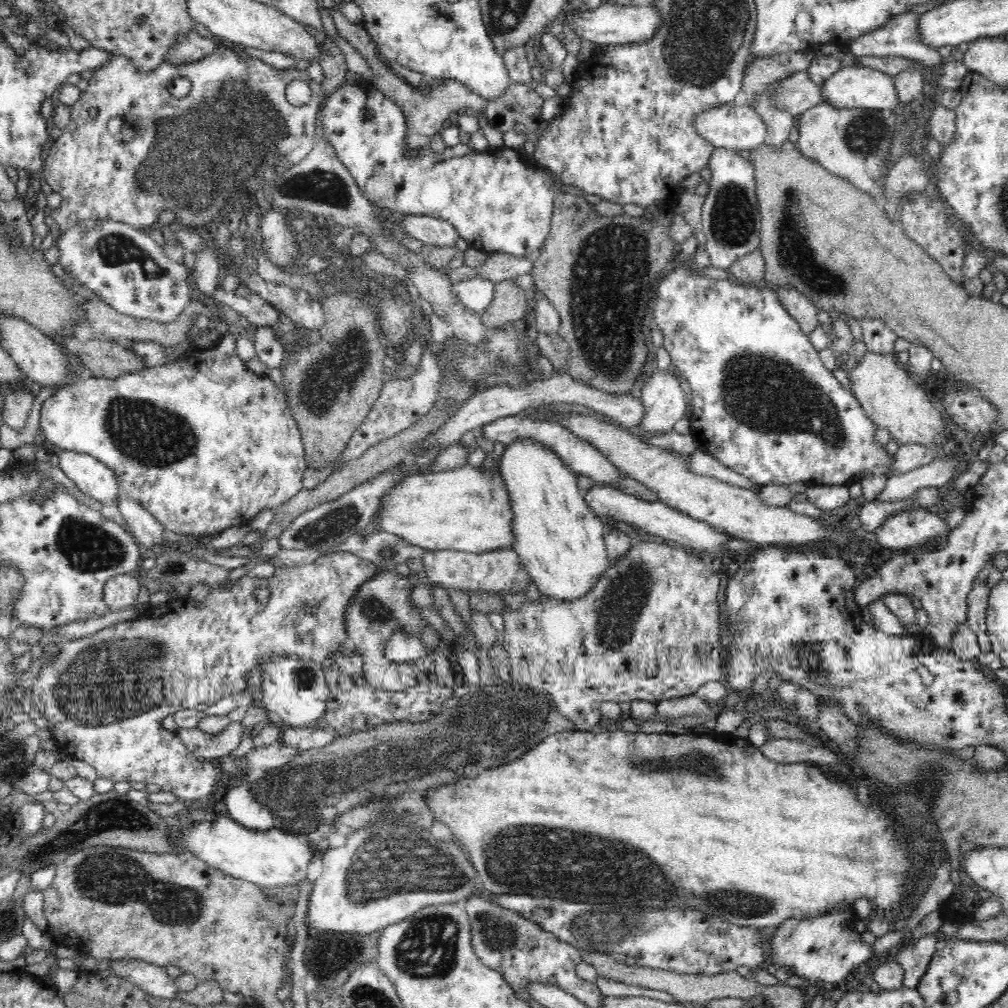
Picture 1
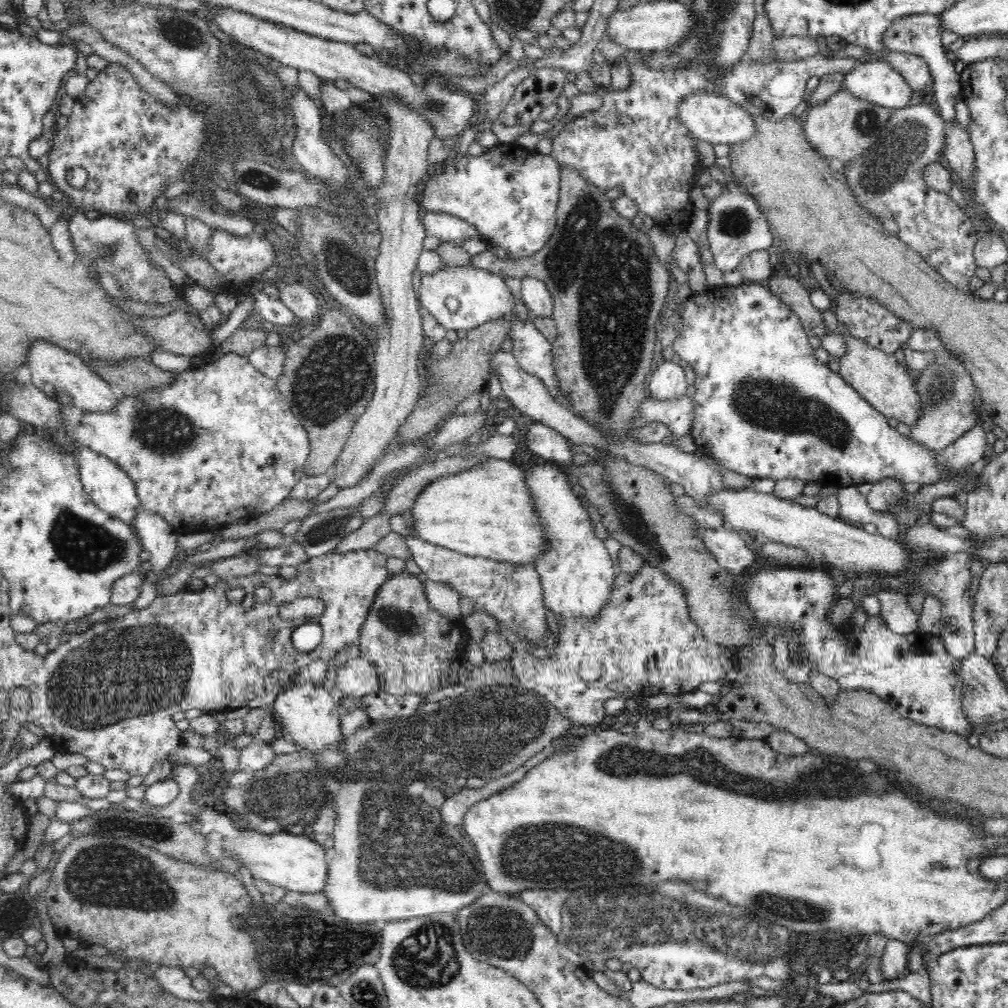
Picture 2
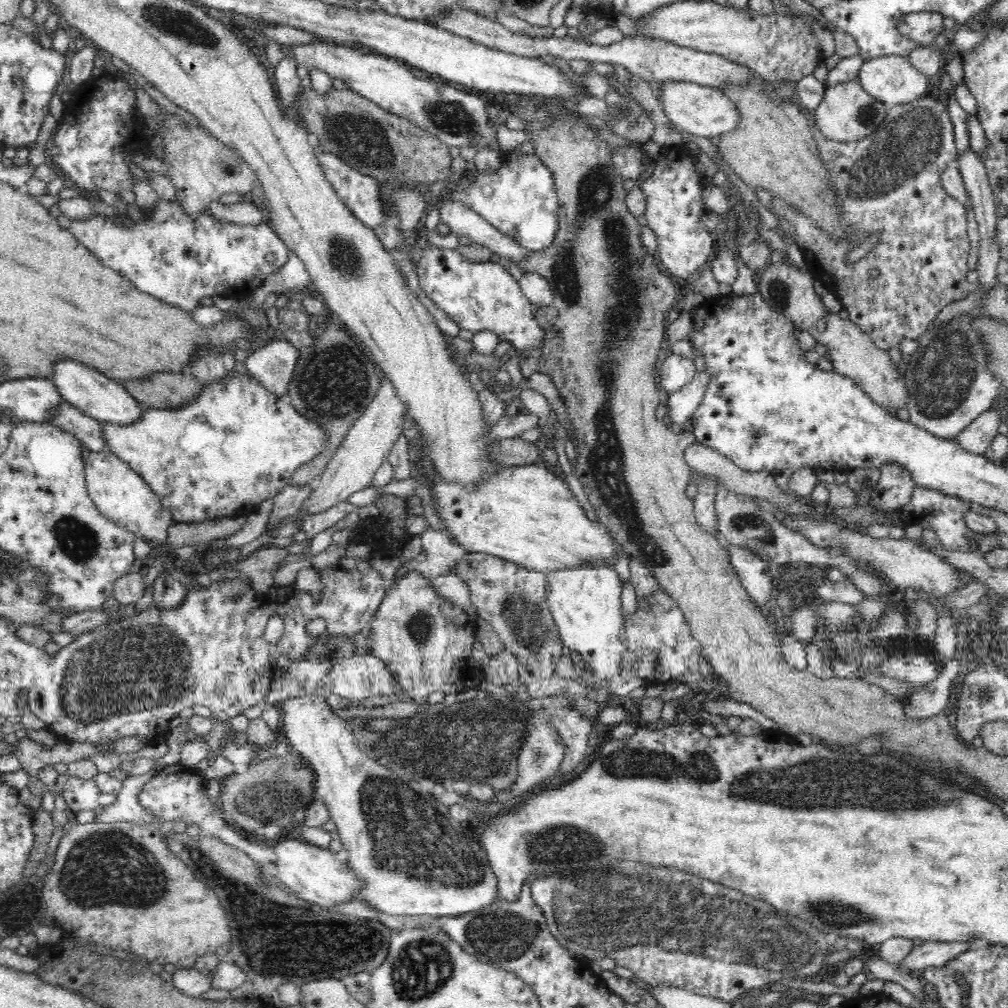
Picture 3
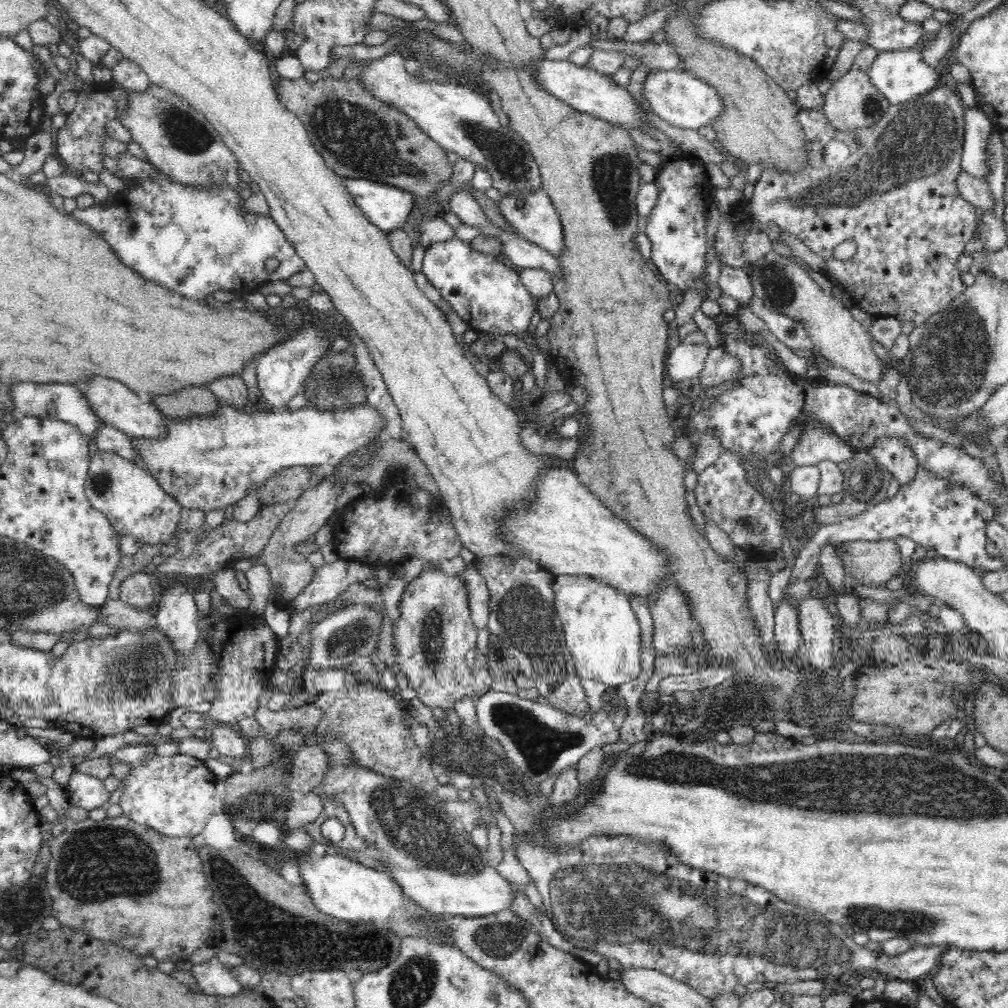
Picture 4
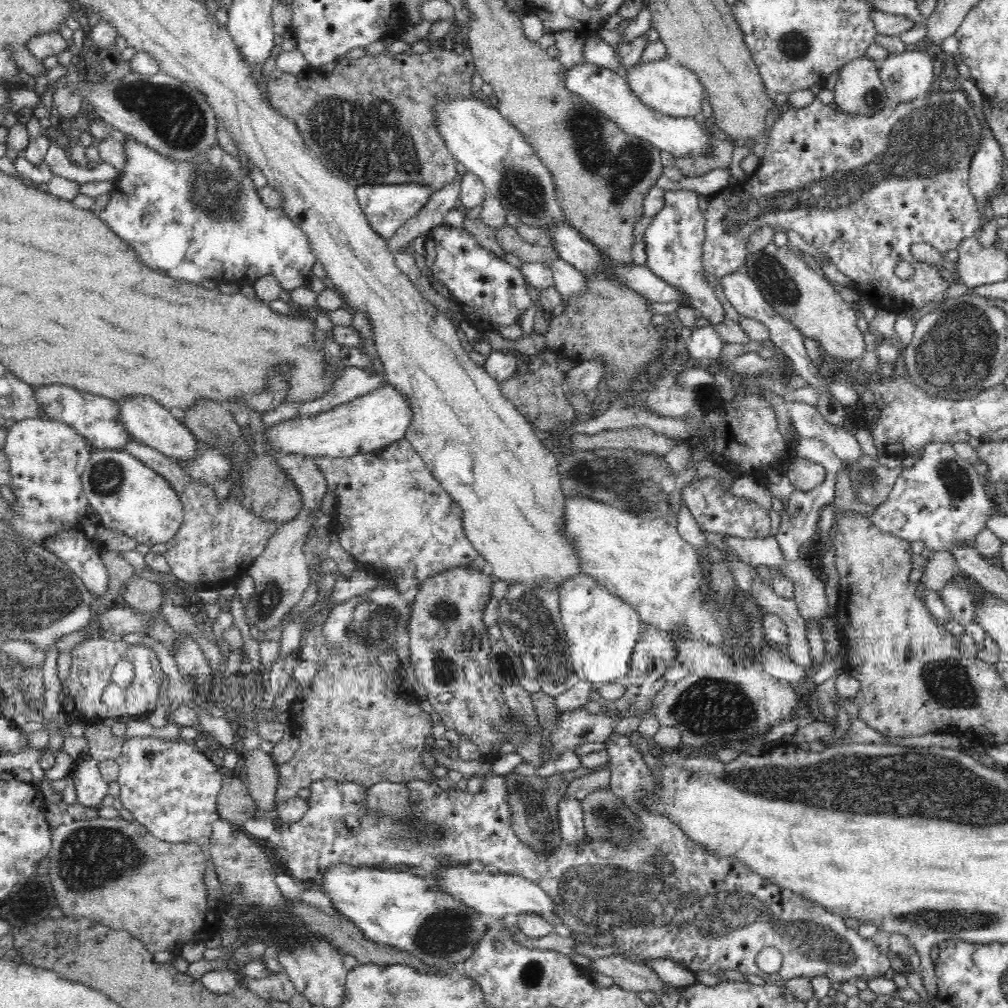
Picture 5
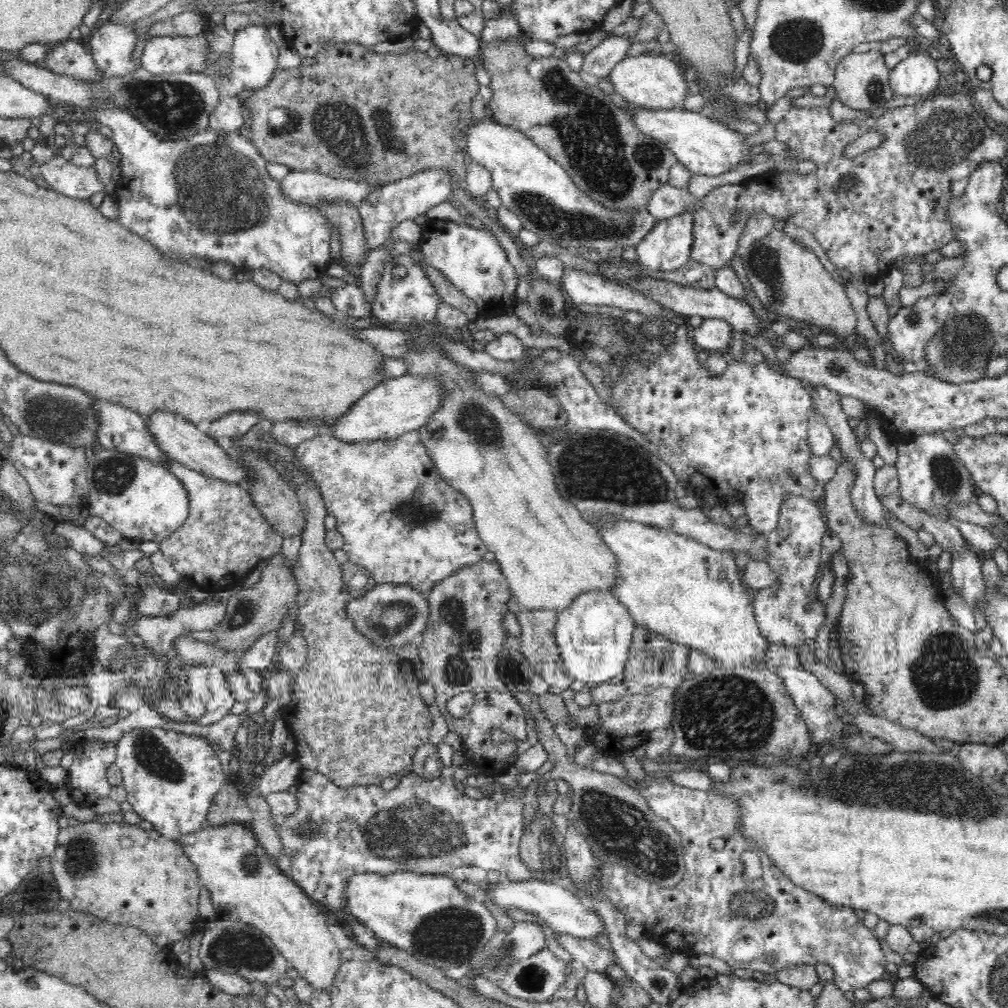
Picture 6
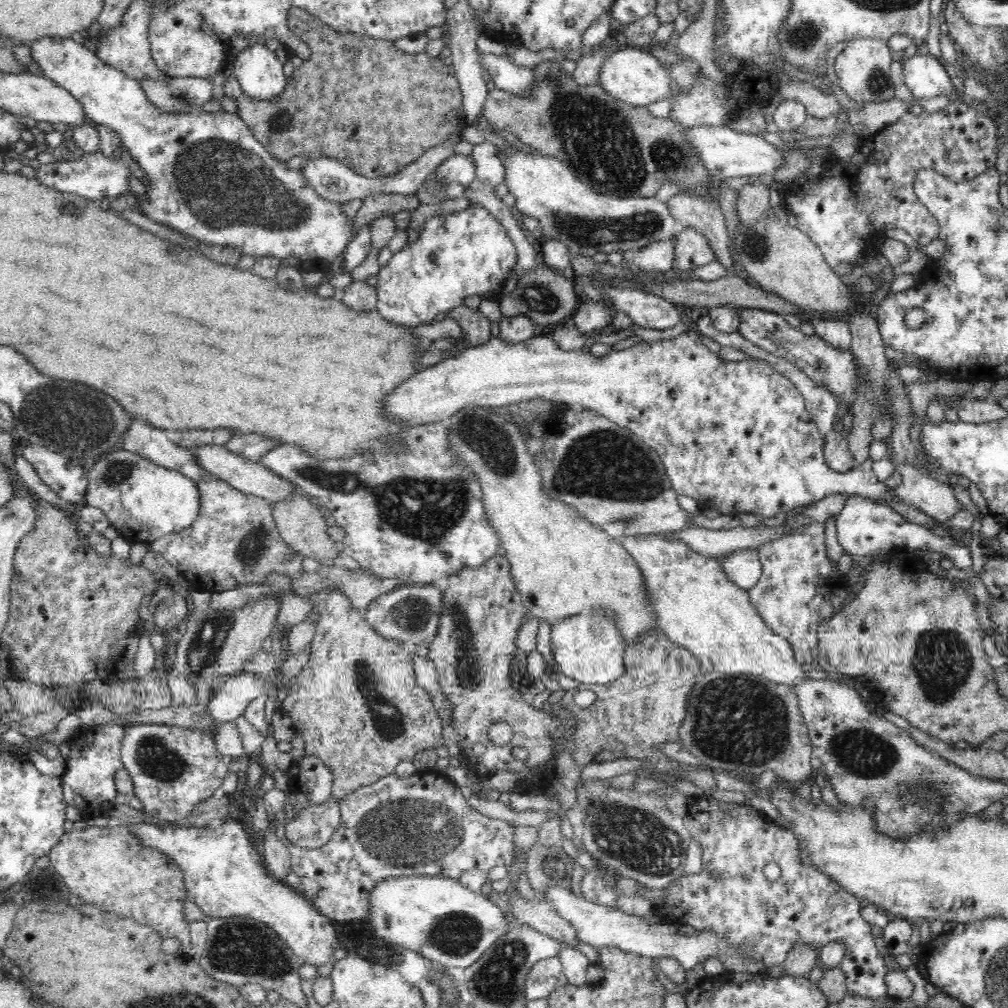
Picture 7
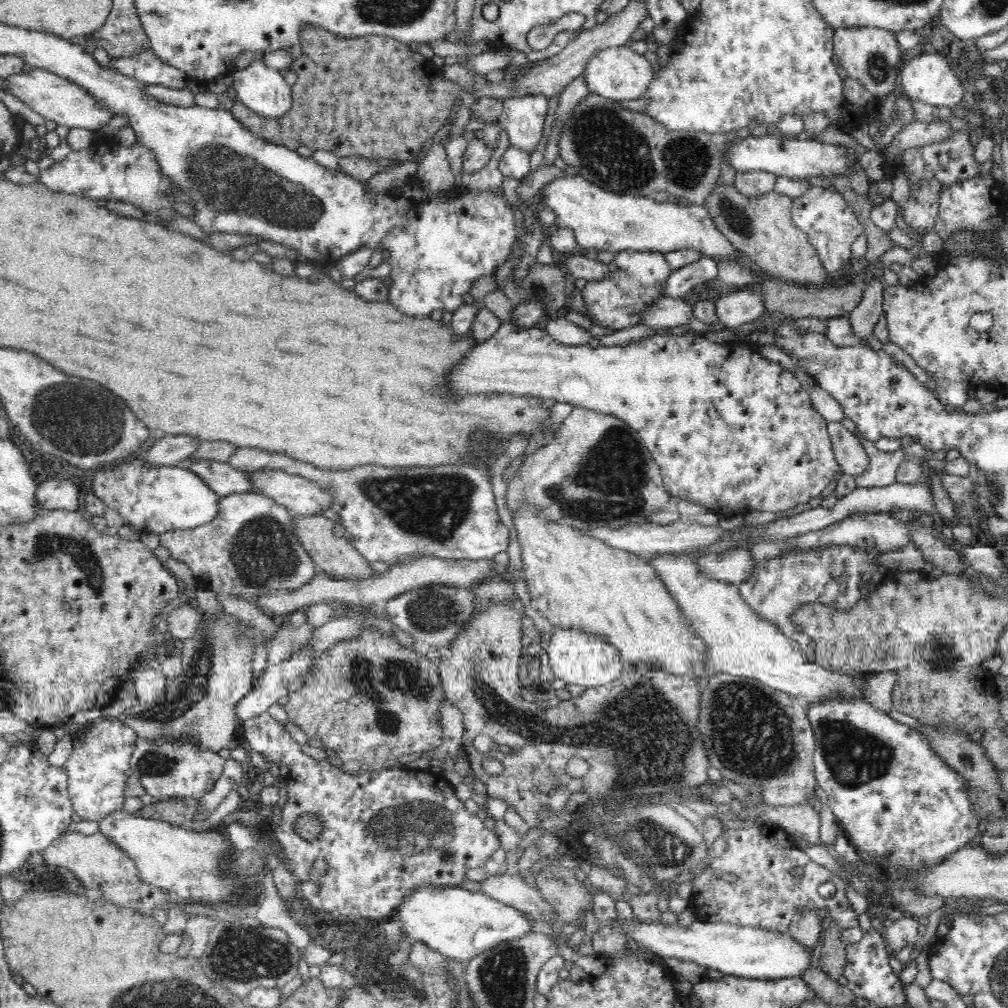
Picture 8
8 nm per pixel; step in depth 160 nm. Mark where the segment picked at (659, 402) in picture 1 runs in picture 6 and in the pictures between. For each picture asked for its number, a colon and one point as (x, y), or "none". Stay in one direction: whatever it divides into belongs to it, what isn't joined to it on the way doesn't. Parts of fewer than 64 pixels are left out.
2: (668, 381)
3: (676, 371)
4: (686, 361)
5: (705, 342)
6: (714, 334)

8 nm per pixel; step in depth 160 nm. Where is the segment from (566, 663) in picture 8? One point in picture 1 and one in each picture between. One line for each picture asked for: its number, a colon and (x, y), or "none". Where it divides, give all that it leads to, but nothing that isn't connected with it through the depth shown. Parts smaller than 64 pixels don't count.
1: (561, 541)
2: (577, 573)
3: (586, 603)
4: (602, 631)
5: (601, 630)
6: (593, 636)
7: (587, 647)

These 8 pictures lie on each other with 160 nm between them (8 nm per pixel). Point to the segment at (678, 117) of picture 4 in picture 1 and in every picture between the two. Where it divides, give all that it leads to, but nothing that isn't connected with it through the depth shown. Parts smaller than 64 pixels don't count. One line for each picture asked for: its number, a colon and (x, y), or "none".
1: (726, 125)
2: (711, 117)
3: (703, 111)

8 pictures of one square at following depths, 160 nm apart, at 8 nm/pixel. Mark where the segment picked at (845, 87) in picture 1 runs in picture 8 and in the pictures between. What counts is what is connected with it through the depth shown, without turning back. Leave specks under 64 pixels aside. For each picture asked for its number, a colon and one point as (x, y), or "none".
2: (879, 82)
3: (895, 80)
4: (901, 75)
5: (905, 76)
6: (918, 75)
7: (925, 76)
8: (926, 77)

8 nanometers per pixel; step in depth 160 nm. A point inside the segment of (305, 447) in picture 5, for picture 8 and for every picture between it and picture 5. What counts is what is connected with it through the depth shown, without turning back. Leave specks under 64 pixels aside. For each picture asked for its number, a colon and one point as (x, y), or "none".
6: (402, 404)
7: (736, 436)
8: (730, 429)

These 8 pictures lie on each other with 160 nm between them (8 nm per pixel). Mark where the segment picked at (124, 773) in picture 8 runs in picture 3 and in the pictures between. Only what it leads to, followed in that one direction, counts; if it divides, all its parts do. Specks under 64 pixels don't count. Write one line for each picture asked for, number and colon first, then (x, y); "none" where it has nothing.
3: (80, 794)
4: (83, 789)
5: (91, 787)
6: (87, 782)
7: (88, 783)

